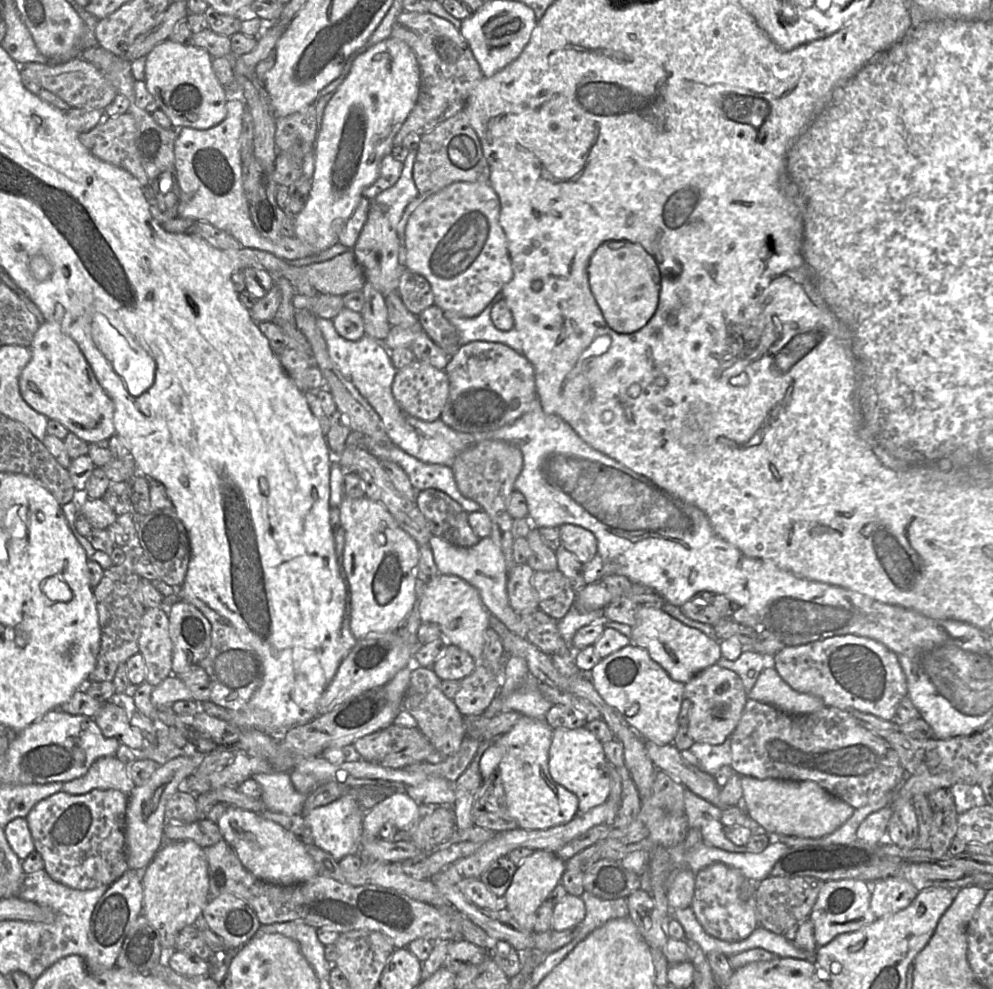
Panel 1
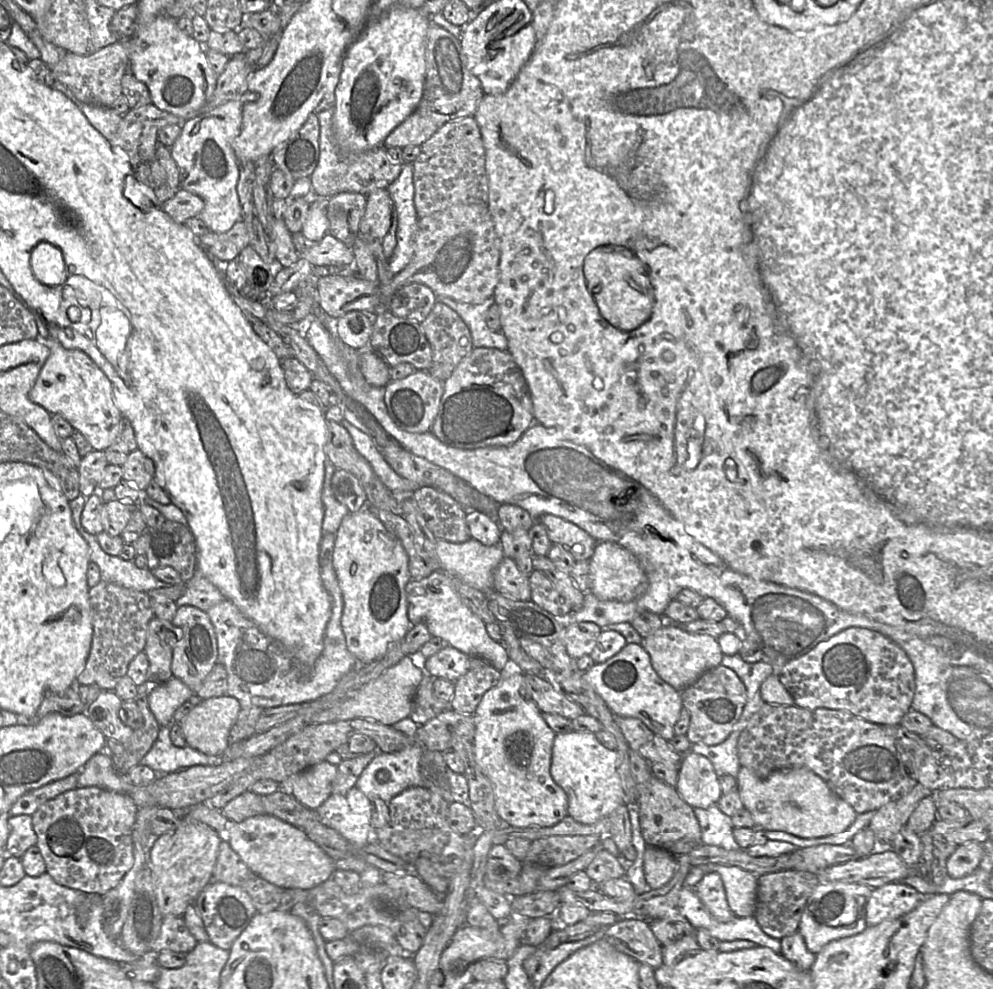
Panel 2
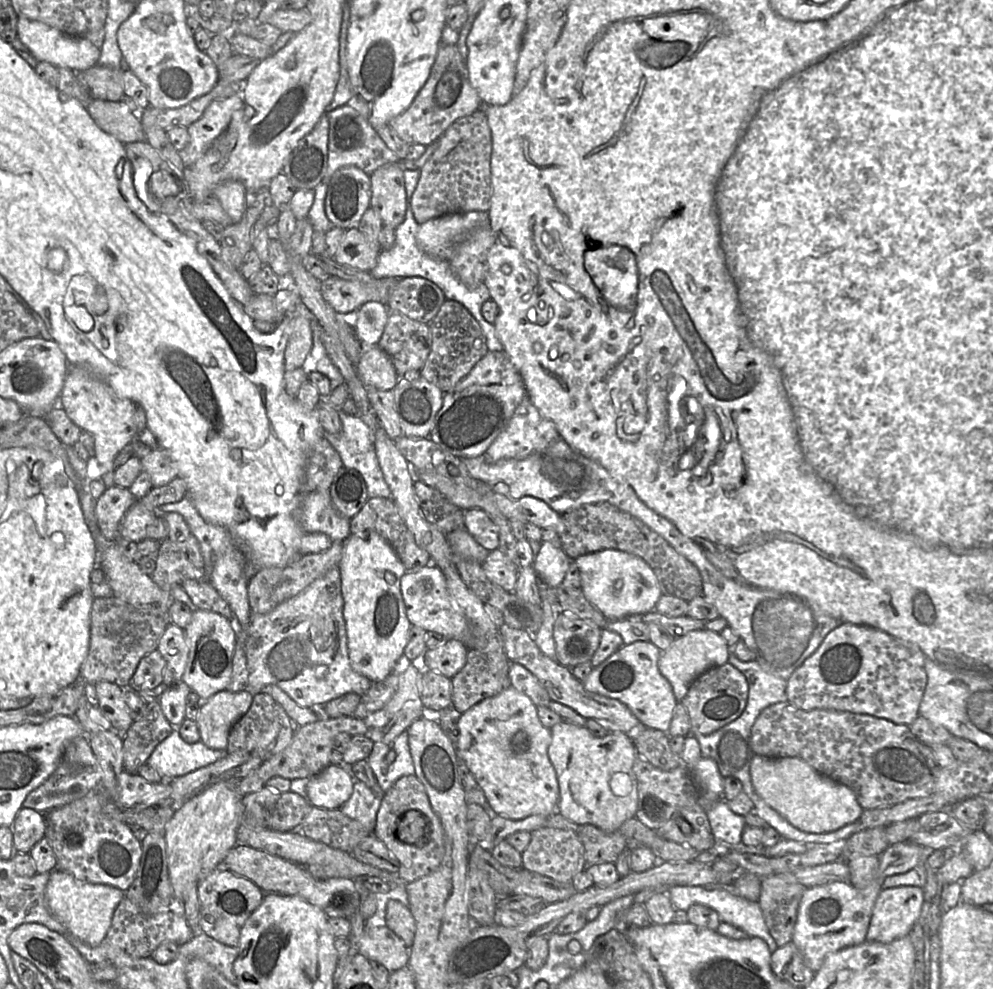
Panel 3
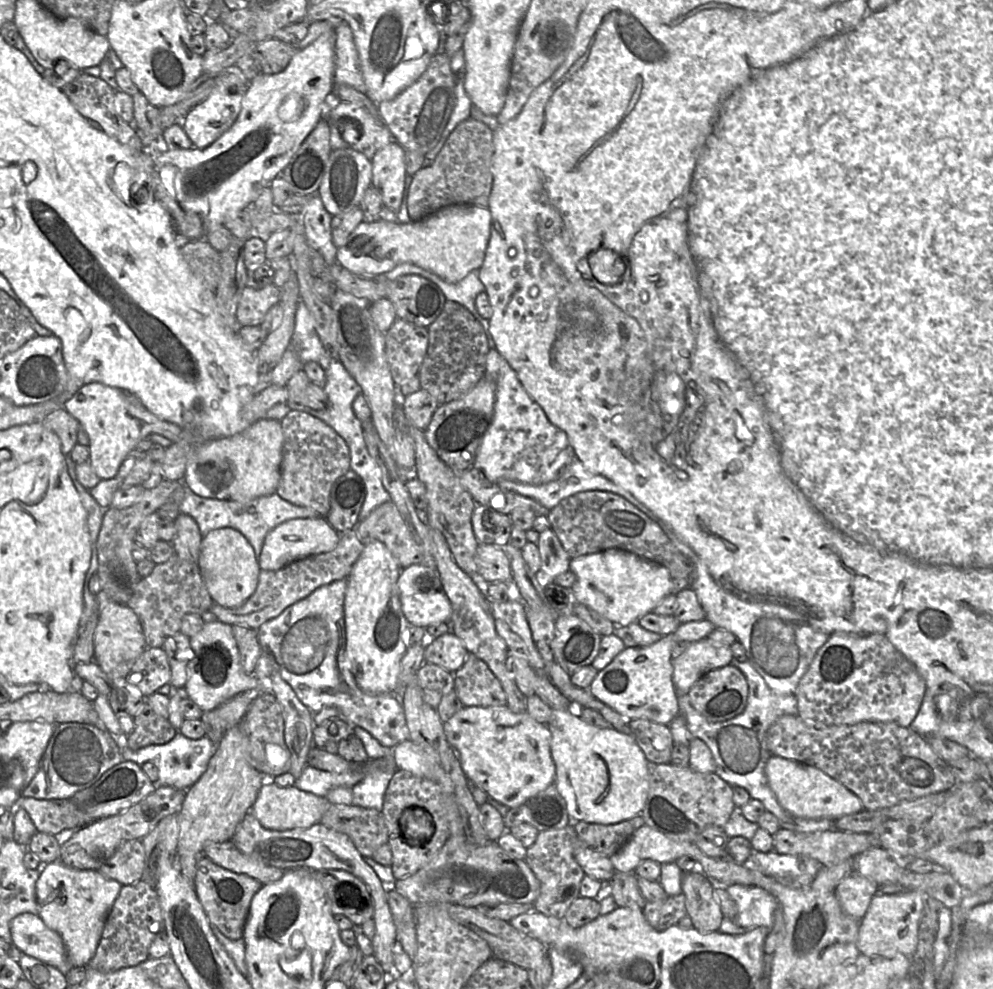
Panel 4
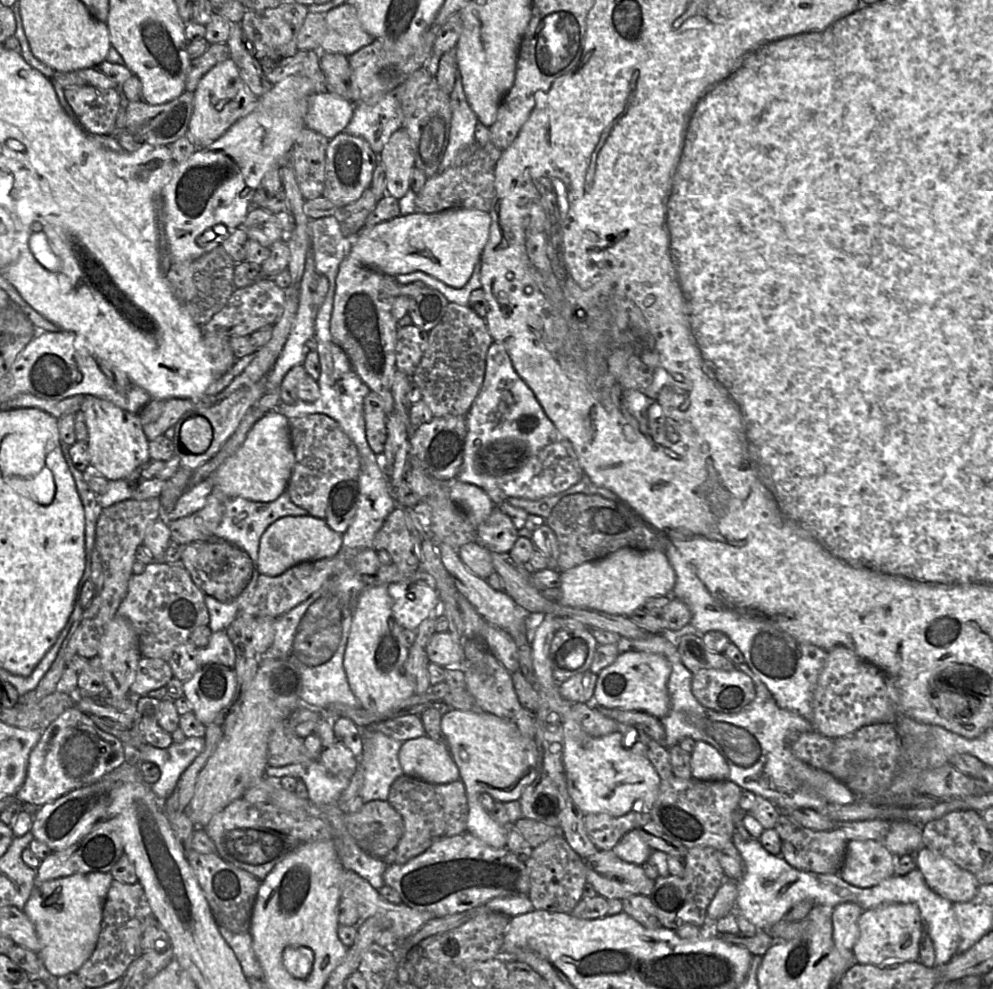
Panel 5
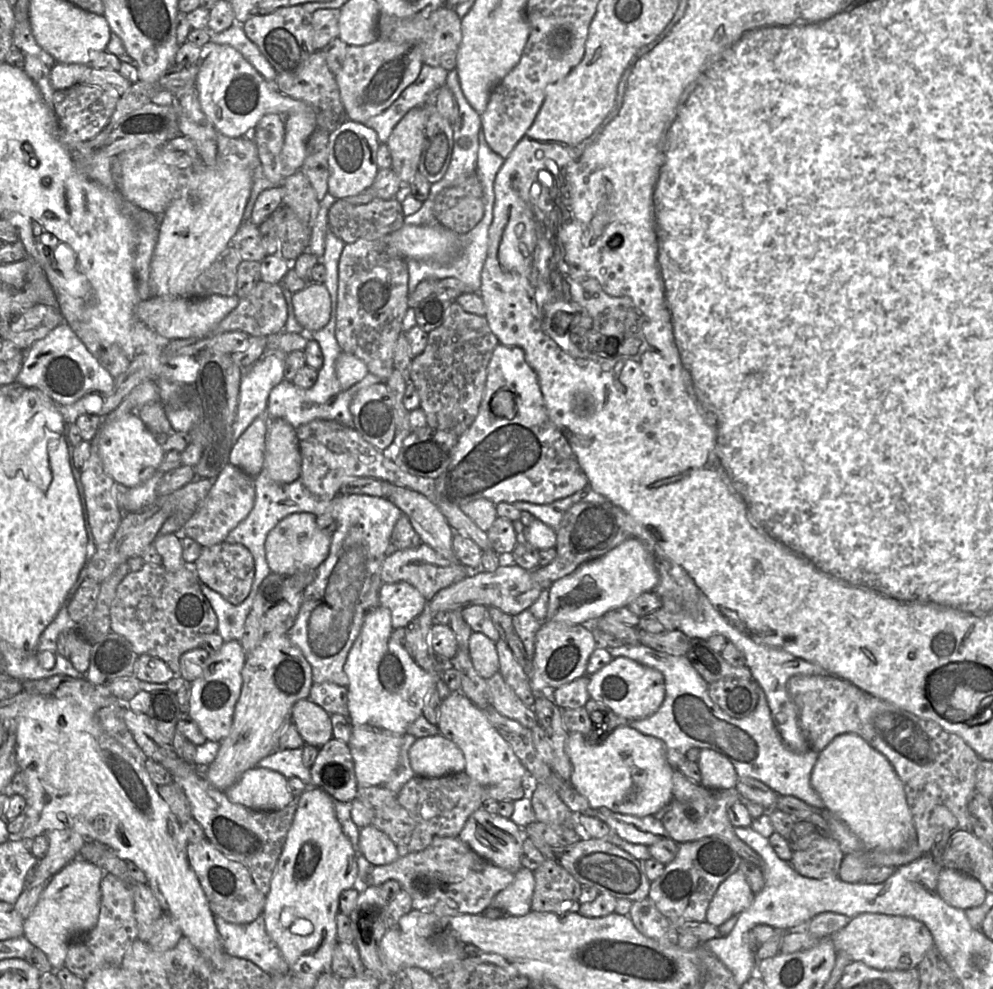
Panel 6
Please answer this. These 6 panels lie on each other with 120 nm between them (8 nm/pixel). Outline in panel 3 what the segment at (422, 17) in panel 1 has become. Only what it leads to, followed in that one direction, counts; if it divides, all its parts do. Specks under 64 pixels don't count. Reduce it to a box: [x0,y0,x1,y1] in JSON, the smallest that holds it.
[388,43,482,146]

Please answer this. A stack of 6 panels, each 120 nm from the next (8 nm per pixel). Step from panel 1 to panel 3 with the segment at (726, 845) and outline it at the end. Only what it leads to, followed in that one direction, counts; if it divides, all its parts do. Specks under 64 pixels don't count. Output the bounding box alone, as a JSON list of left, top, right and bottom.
[706,800,747,843]

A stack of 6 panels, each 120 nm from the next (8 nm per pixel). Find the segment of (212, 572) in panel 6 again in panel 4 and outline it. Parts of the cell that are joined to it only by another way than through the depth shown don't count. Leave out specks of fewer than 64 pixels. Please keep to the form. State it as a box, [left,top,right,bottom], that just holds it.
[171,513,203,563]

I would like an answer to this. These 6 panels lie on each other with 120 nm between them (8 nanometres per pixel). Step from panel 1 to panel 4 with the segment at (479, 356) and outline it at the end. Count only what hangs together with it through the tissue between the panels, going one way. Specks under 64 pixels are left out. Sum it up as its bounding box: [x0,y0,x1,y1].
[424,377,496,472]

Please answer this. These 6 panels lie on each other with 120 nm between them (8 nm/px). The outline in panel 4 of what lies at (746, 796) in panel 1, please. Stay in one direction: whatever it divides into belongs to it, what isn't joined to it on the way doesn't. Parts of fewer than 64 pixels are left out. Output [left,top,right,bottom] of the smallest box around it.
[765,755,864,820]

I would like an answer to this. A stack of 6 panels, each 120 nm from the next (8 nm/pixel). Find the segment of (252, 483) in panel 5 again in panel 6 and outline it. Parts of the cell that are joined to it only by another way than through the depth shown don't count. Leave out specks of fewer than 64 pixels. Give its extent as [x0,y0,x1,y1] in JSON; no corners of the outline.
[262,419,301,484]

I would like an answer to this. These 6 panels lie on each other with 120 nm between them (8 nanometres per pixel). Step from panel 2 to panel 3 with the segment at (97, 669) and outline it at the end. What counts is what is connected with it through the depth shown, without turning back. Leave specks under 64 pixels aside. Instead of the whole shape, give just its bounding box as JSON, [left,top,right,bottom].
[80,595,170,688]

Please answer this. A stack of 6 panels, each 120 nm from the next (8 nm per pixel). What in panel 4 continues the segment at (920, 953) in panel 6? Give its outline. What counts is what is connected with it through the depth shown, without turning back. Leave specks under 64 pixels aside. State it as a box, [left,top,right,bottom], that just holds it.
[857,891,927,959]

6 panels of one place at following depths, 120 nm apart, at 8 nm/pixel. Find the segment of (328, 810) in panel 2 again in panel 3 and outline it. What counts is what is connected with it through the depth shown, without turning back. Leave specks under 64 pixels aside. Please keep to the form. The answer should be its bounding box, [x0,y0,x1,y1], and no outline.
[339,780,382,834]

